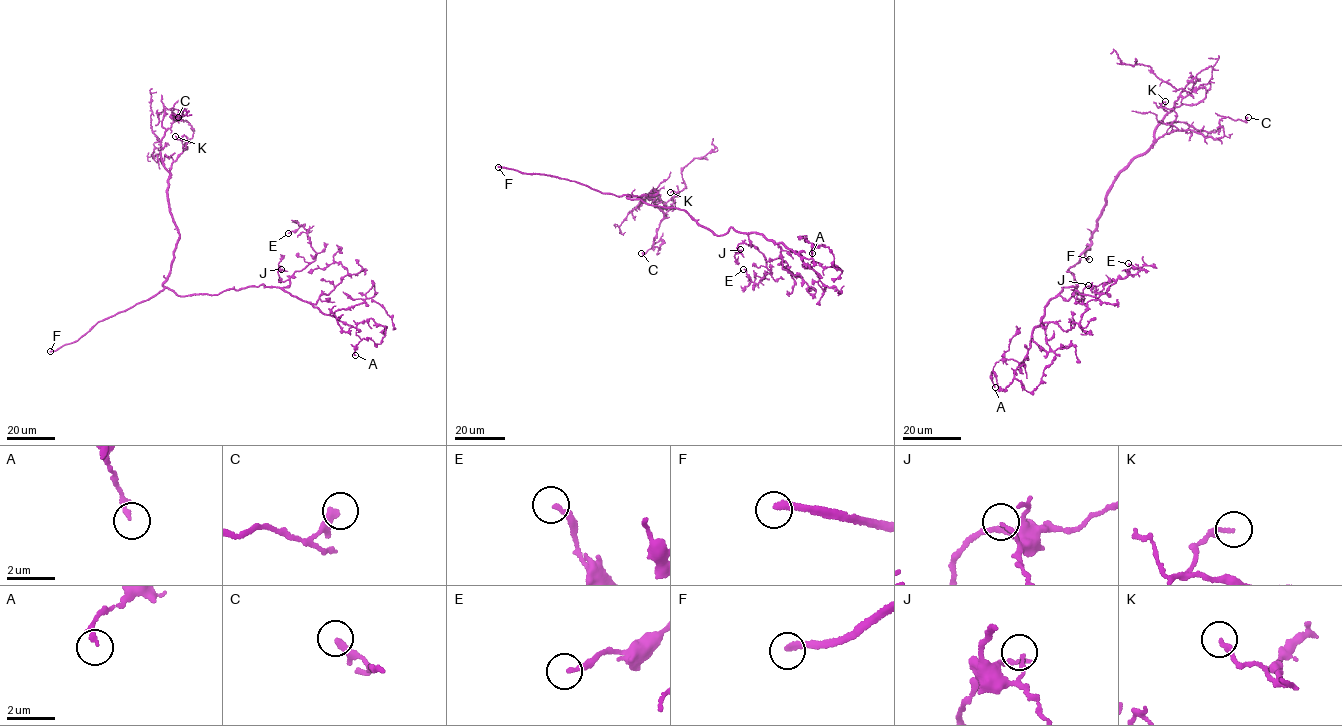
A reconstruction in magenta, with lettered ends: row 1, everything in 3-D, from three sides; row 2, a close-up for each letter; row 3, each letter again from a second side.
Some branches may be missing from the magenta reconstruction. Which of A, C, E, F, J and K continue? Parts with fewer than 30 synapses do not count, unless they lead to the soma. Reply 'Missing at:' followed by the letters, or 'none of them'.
Missing at: F

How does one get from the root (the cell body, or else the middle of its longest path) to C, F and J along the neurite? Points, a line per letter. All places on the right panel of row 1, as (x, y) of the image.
C: (1078, 261), (1116, 174), (1150, 145), (1175, 130), (1218, 139), (1224, 135), (1222, 118), (1248, 117)
F: (1078, 261), (1088, 244), (1090, 248), (1086, 248), (1085, 253), (1089, 259)
J: (1078, 261), (1066, 271), (1076, 287), (1062, 286), (1058, 294), (1067, 300), (1088, 285)

